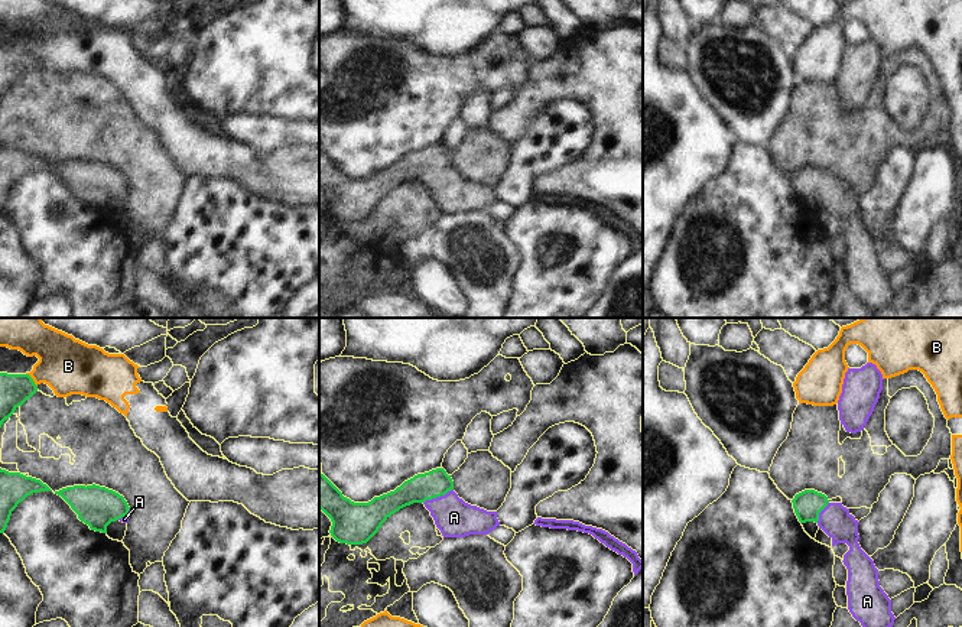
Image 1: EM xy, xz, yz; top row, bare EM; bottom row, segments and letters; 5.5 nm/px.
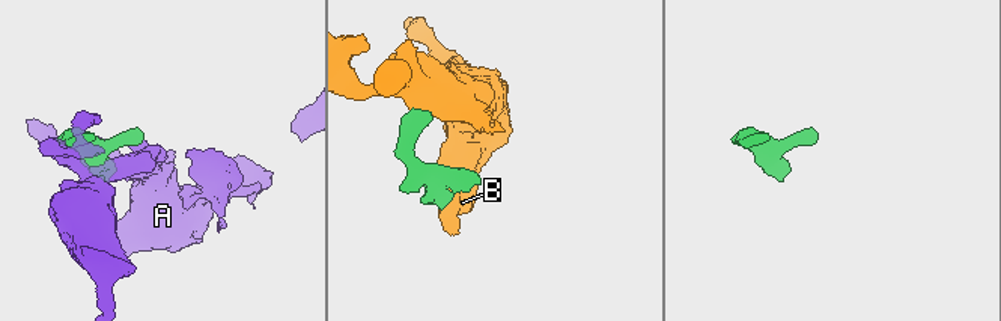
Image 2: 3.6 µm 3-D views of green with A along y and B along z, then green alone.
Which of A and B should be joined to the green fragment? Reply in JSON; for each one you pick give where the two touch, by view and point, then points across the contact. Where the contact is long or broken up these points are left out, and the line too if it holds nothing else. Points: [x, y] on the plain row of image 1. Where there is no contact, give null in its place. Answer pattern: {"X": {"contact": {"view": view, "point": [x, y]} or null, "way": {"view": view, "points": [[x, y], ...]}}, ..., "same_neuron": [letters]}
{"A": {"contact": {"view": "xz", "point": [438, 172]}, "way": {"view": "xz", "points": [[436, 159], [438, 172], [454, 194]]}}, "same_neuron": ["A"]}

